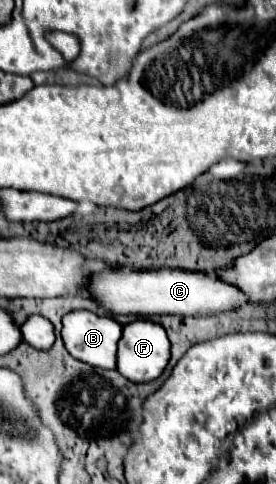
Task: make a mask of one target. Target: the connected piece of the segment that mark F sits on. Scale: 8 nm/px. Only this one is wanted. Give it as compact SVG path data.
M136 320L124 326L122 338L118 342L118 364L116 364L116 370L124 378L132 382L156 380L164 372L168 360L170 360L170 342L166 330L160 324L150 320Z

